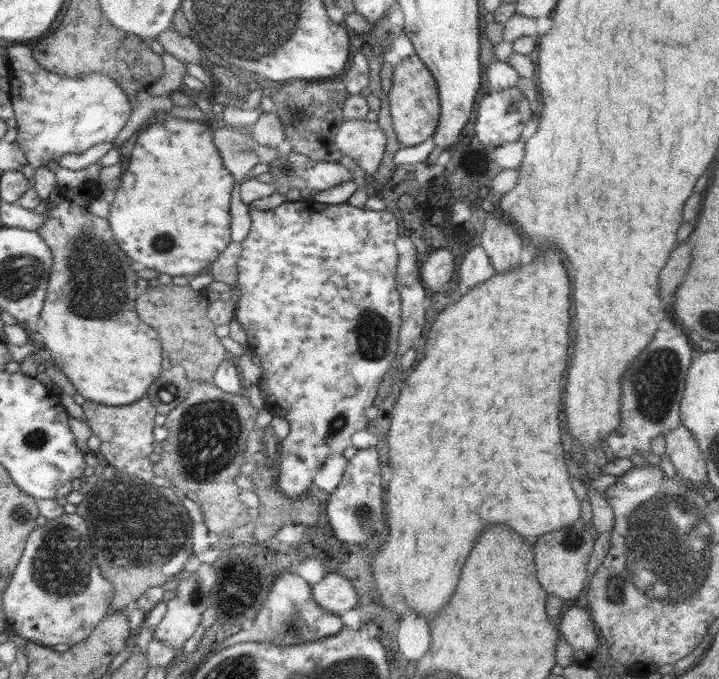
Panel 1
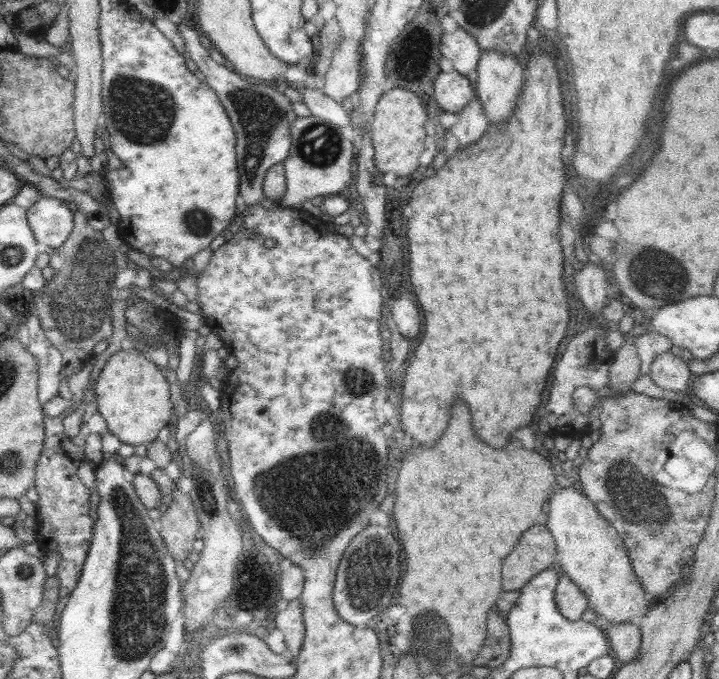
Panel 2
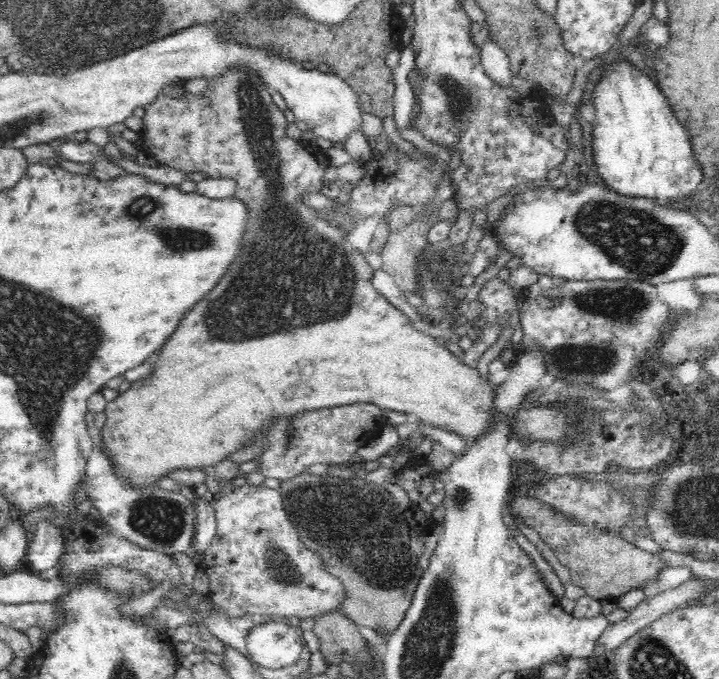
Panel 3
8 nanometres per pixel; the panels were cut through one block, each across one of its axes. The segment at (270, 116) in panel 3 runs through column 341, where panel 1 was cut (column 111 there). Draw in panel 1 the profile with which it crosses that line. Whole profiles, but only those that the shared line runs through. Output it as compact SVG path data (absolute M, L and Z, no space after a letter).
M64 202L58 204L58 208L52 208L48 211L46 219L43 220L43 224L35 231L36 235L39 235L41 240L44 240L52 252L52 271L48 279L48 286L46 289L46 298L44 299L43 309L35 322L35 332L38 332L42 336L42 361L47 364L53 364L56 368L59 368L59 372L62 372L73 385L75 390L78 390L78 394L83 396L85 400L92 400L96 404L106 404L106 406L124 406L132 404L138 399L146 396L150 385L159 378L162 372L162 345L159 339L159 334L148 326L145 322L142 322L138 318L136 312L136 296L138 294L138 288L136 288L136 271L130 266L132 260L126 256L126 253L120 249L120 245L114 239L113 231L109 226L109 220L94 215L90 210L82 210L82 208L64 208L62 206Z

